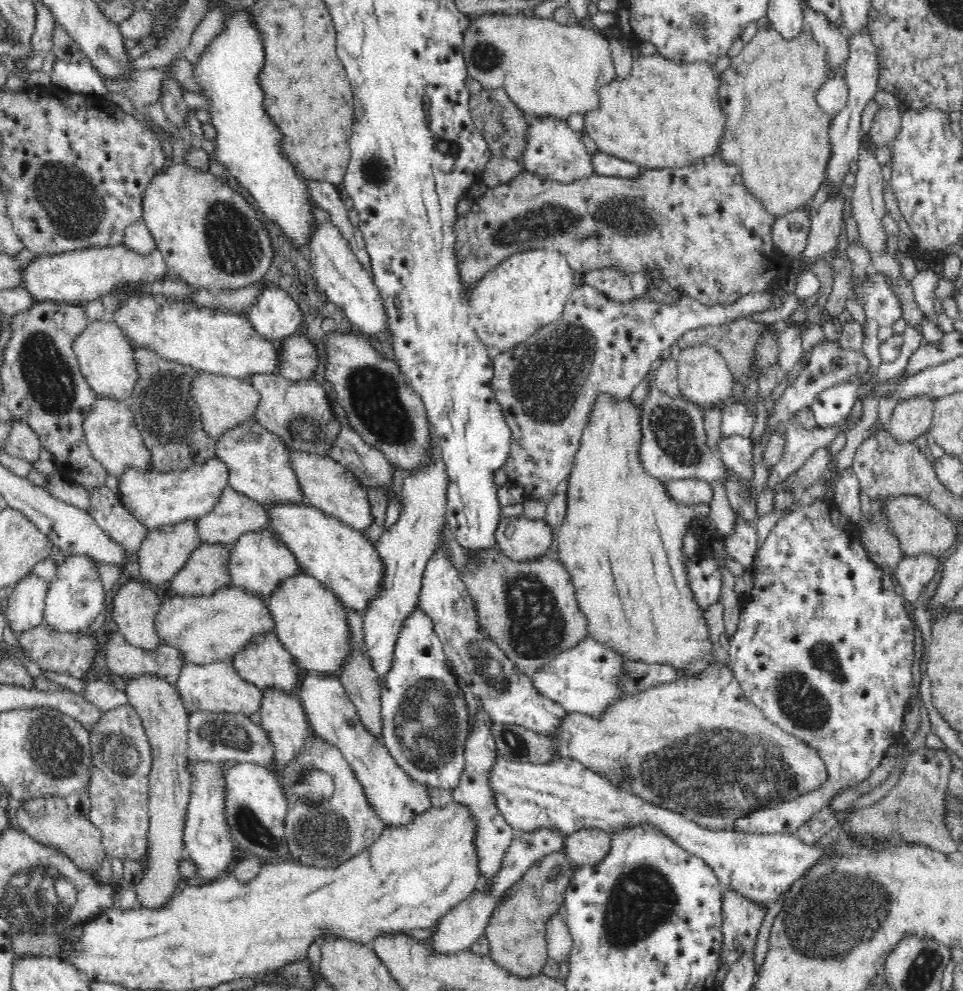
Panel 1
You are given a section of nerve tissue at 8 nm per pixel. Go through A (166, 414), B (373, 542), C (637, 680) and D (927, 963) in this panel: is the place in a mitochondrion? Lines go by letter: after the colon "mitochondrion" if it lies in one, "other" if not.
A: mitochondrion
B: other
C: other
D: mitochondrion

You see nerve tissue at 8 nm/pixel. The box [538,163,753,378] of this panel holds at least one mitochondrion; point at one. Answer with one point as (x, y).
(627, 216)

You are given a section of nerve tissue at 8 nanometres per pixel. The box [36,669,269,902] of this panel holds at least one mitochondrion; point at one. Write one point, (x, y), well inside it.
(122, 756)

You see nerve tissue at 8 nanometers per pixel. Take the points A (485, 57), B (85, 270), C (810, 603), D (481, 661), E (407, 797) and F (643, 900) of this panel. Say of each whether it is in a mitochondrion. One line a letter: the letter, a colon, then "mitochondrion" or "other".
A: mitochondrion
B: other
C: other
D: mitochondrion
E: other
F: mitochondrion

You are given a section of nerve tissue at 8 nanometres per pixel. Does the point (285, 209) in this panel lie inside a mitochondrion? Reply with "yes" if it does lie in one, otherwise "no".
no

